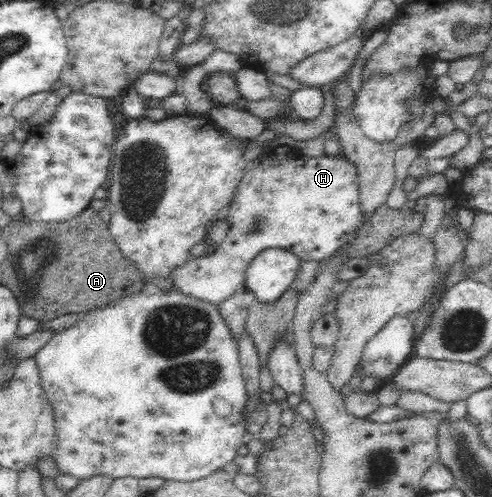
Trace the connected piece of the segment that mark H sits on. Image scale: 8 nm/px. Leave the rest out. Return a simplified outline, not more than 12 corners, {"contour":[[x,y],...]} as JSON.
{"contour":[[348,160],[247,162],[227,237],[178,266],[185,295],[246,290],[269,248],[320,263],[361,225]]}

